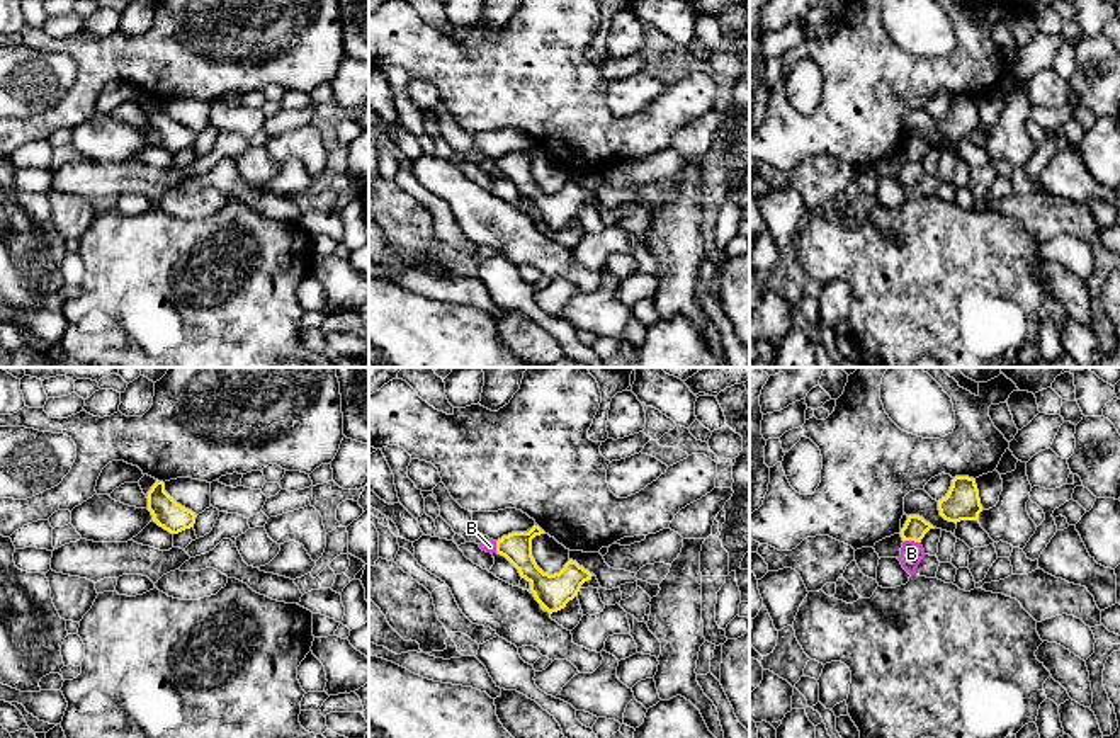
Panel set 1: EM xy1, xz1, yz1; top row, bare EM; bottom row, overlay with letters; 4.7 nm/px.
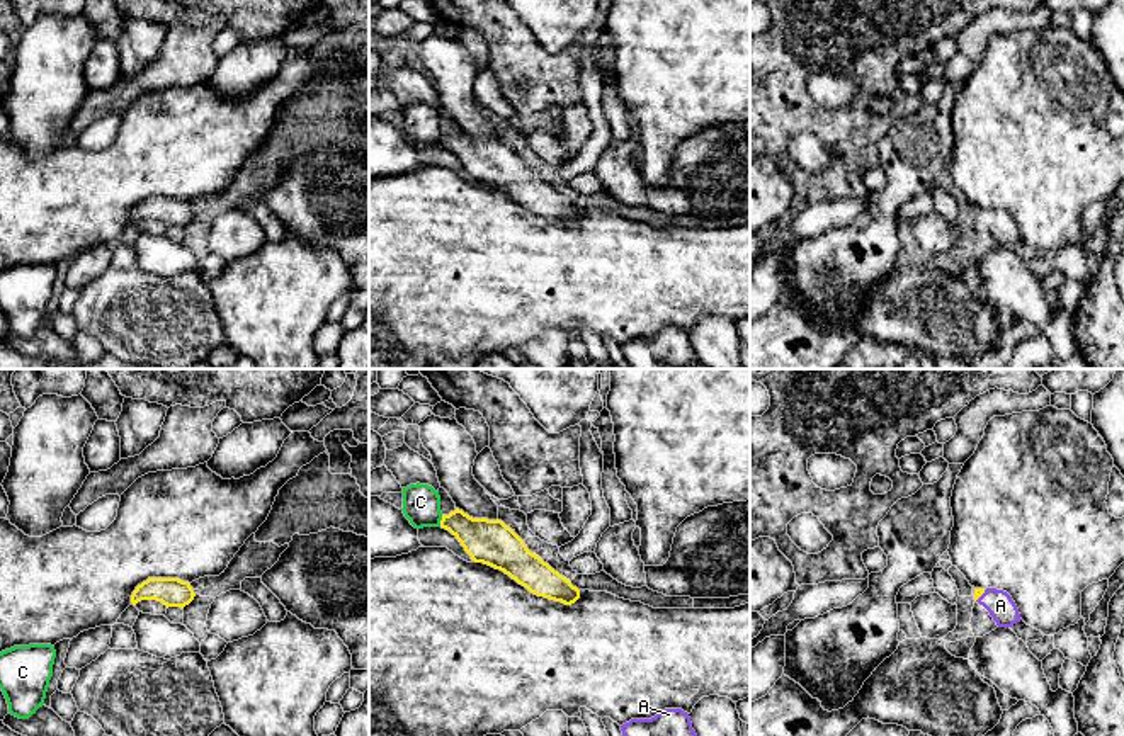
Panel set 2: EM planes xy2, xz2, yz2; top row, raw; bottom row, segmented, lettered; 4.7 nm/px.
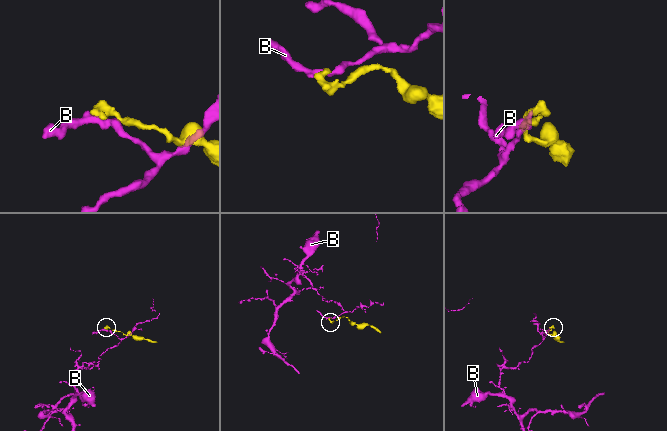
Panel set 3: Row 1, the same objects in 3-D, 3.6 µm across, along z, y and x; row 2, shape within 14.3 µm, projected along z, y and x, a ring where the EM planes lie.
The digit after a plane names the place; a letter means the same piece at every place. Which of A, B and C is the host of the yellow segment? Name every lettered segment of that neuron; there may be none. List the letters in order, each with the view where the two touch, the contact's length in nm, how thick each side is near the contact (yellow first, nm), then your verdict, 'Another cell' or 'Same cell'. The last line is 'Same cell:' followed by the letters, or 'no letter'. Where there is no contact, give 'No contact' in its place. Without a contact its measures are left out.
A: Touches yellow in yz2. Shared border 80 nm. Thickness 50 nm (yellow) against 130 nm. Same cell
B: Touches yellow in yz1. Shared border 80 nm. Thickness 110 nm (yellow) against 110 nm. Another cell
C: Touches yellow in xz2. Shared border 60 nm. Thickness 200 nm (yellow) against 180 nm. Another cell
Same cell: A

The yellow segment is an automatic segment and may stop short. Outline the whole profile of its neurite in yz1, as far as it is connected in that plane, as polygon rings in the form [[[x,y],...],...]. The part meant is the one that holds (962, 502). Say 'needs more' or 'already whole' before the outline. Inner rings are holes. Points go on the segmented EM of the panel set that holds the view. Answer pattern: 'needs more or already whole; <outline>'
already whole; [[[955,476],[945,498],[938,500],[940,515],[948,522],[977,520],[982,512],[974,478]]]

